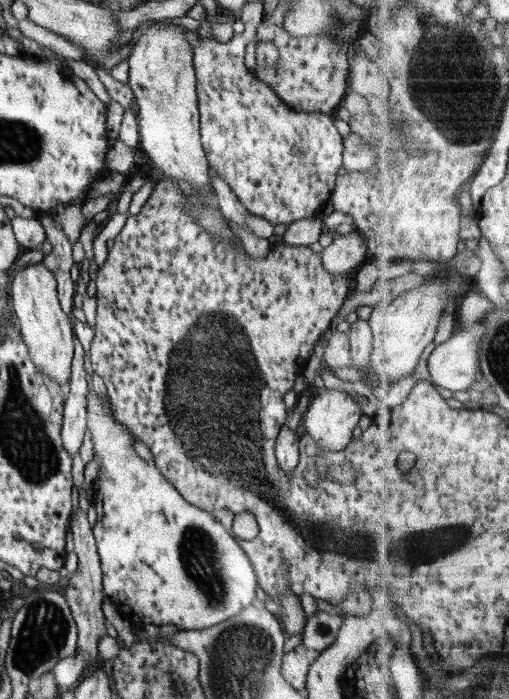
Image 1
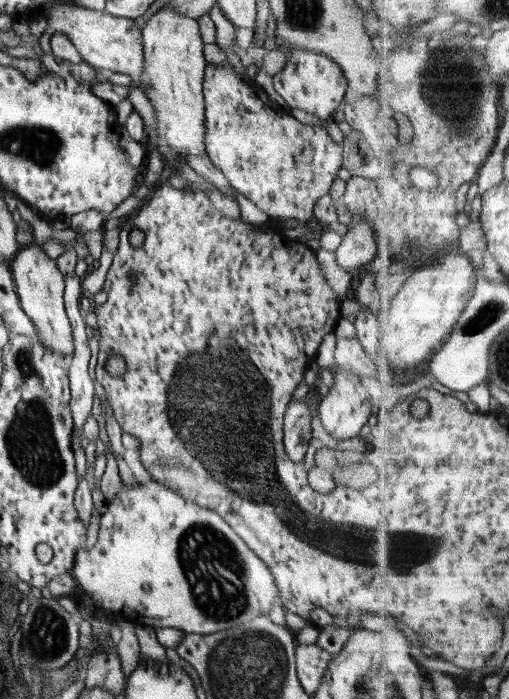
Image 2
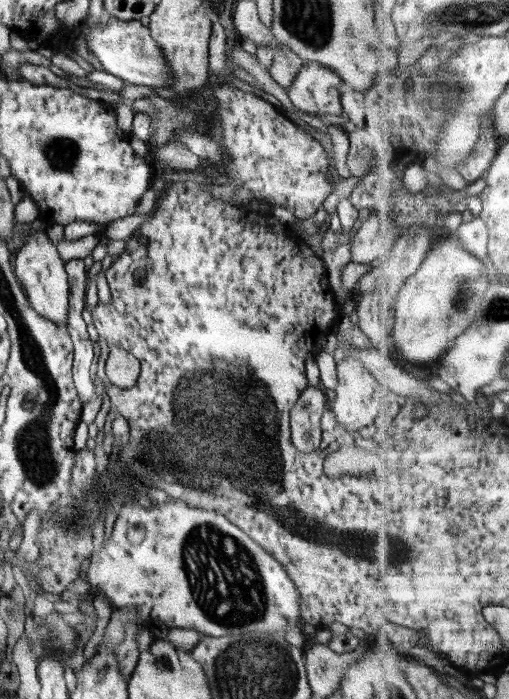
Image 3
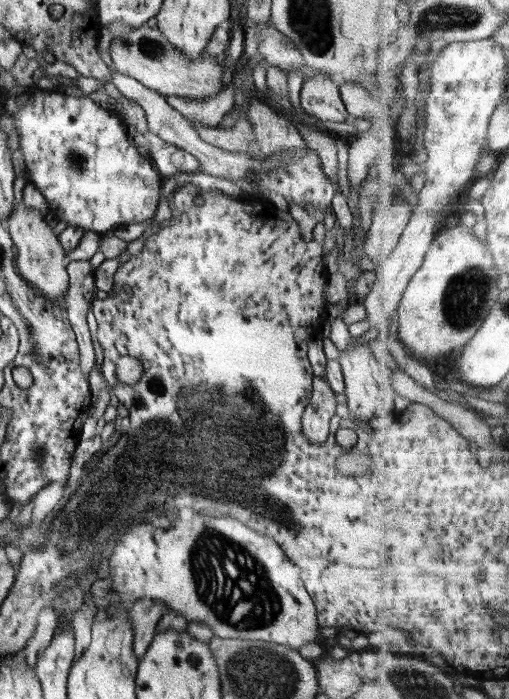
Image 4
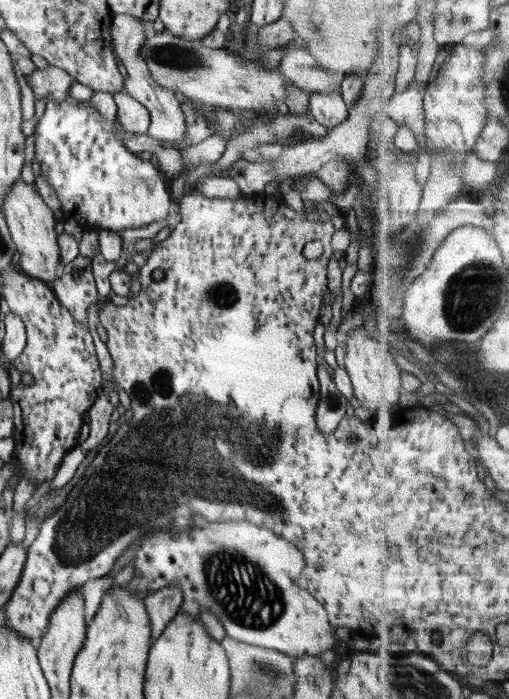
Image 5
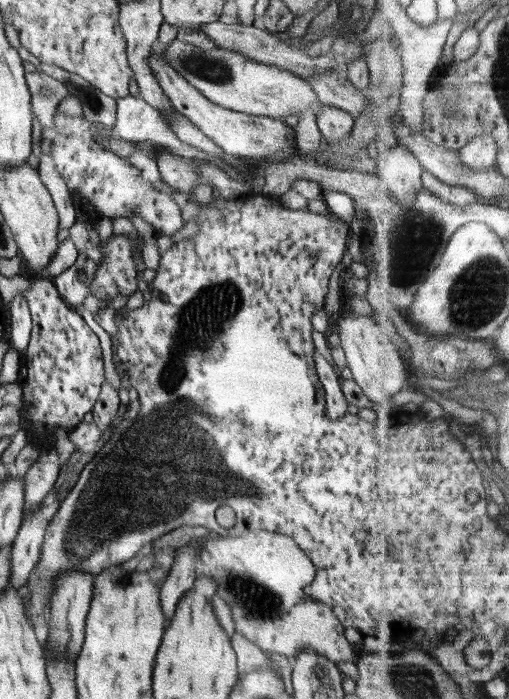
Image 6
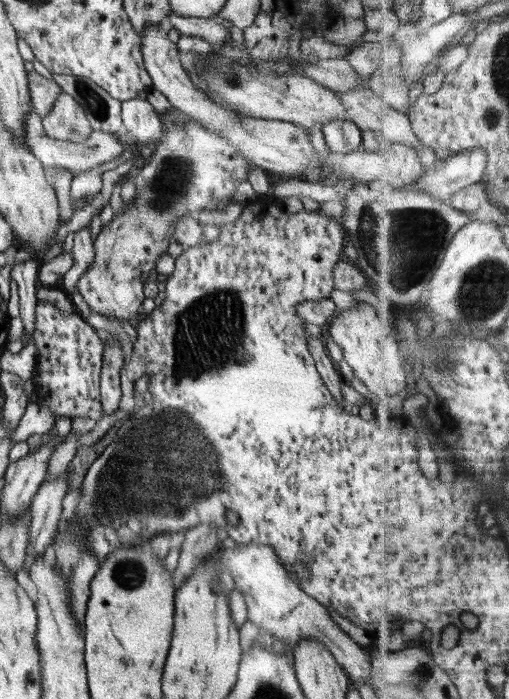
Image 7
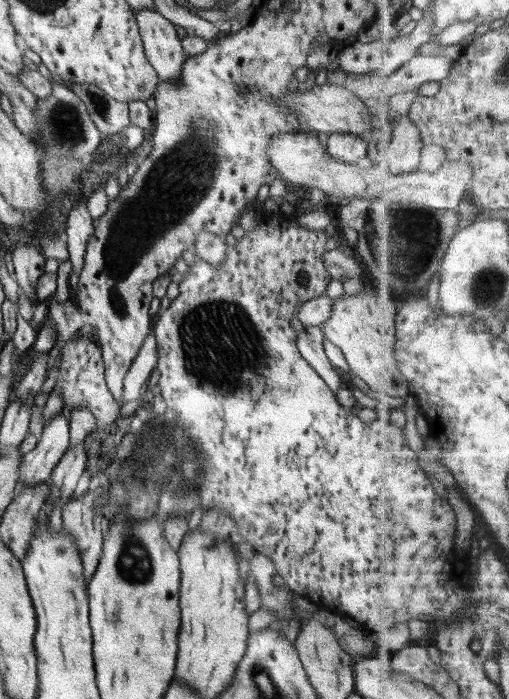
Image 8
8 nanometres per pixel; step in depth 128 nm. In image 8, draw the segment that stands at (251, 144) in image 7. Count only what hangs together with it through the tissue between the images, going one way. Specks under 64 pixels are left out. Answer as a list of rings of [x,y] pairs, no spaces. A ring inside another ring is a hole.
[[[145,9],[134,14],[146,58],[156,70],[159,82],[176,84],[187,55],[175,26],[156,10]],[[304,131],[274,135],[266,151],[270,164],[276,168],[279,178],[283,181],[308,189],[318,187],[338,202],[340,197],[337,196],[351,196],[352,199],[348,200],[373,199],[413,205],[418,203],[435,209],[457,210],[467,197],[468,188],[472,186],[476,176],[474,165],[462,159],[448,160],[438,172],[420,170],[404,174],[394,174],[390,169],[380,169],[370,163],[346,163],[332,158],[327,149],[320,144],[316,134]]]

